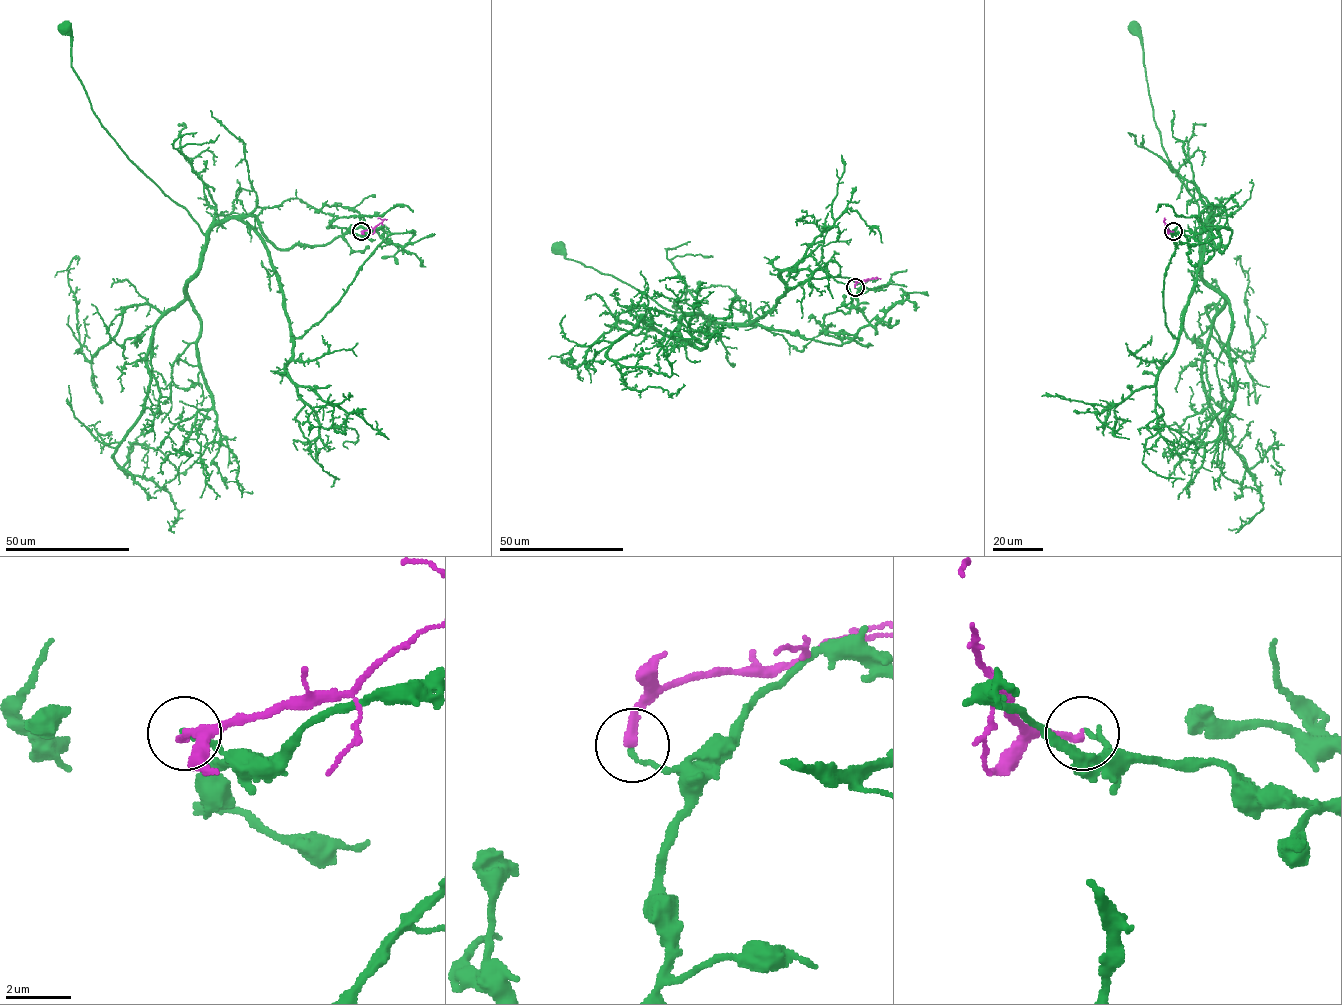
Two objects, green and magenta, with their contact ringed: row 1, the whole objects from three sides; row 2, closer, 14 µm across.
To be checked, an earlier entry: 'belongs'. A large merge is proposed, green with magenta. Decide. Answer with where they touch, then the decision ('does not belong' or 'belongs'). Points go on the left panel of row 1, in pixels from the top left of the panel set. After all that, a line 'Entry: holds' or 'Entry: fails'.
place (361, 231); does not belong
Entry: fails

